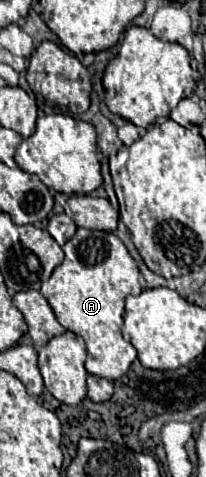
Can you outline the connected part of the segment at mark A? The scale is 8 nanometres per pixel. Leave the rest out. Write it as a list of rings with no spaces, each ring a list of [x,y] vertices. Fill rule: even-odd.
[[[77,228],[75,236],[65,242],[63,252],[65,260],[41,286],[41,294],[47,298],[59,324],[85,340],[87,372],[99,374],[107,380],[117,380],[137,358],[133,344],[125,342],[122,336],[125,296],[137,296],[143,292],[139,284],[141,274],[137,262],[113,232],[89,228]]]

